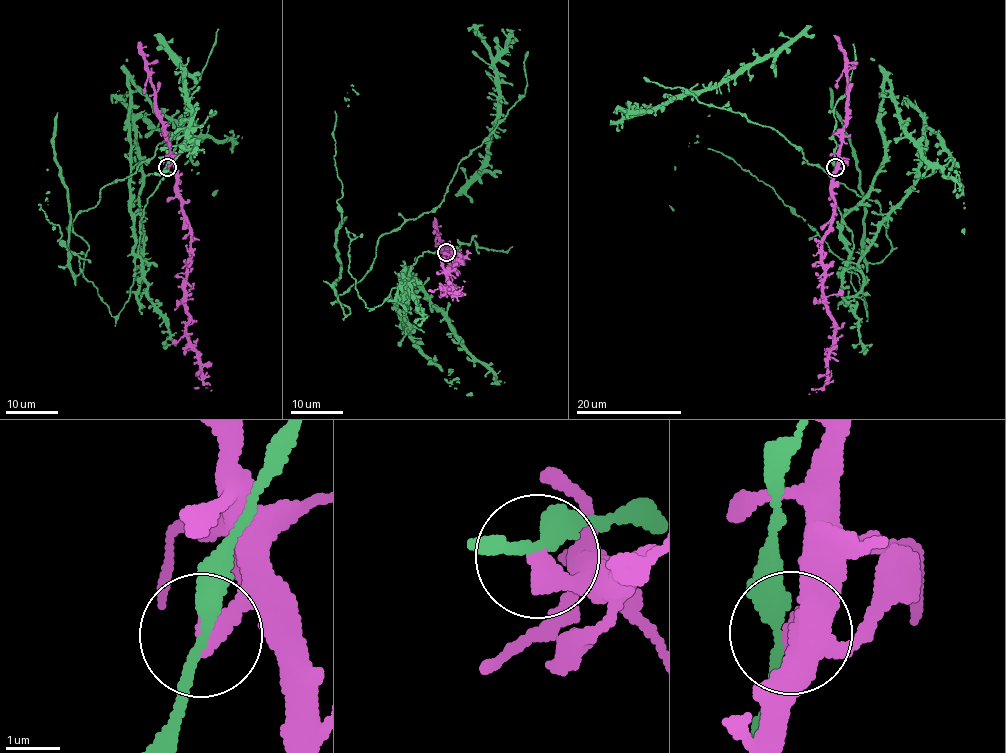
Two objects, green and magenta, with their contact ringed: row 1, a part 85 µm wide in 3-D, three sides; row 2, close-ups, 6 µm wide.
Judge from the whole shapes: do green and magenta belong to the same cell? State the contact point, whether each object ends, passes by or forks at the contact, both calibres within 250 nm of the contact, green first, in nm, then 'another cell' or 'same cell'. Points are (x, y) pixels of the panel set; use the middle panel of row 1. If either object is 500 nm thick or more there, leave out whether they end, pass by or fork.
place (446, 252); calibres 280 and 500 nm; same cell

